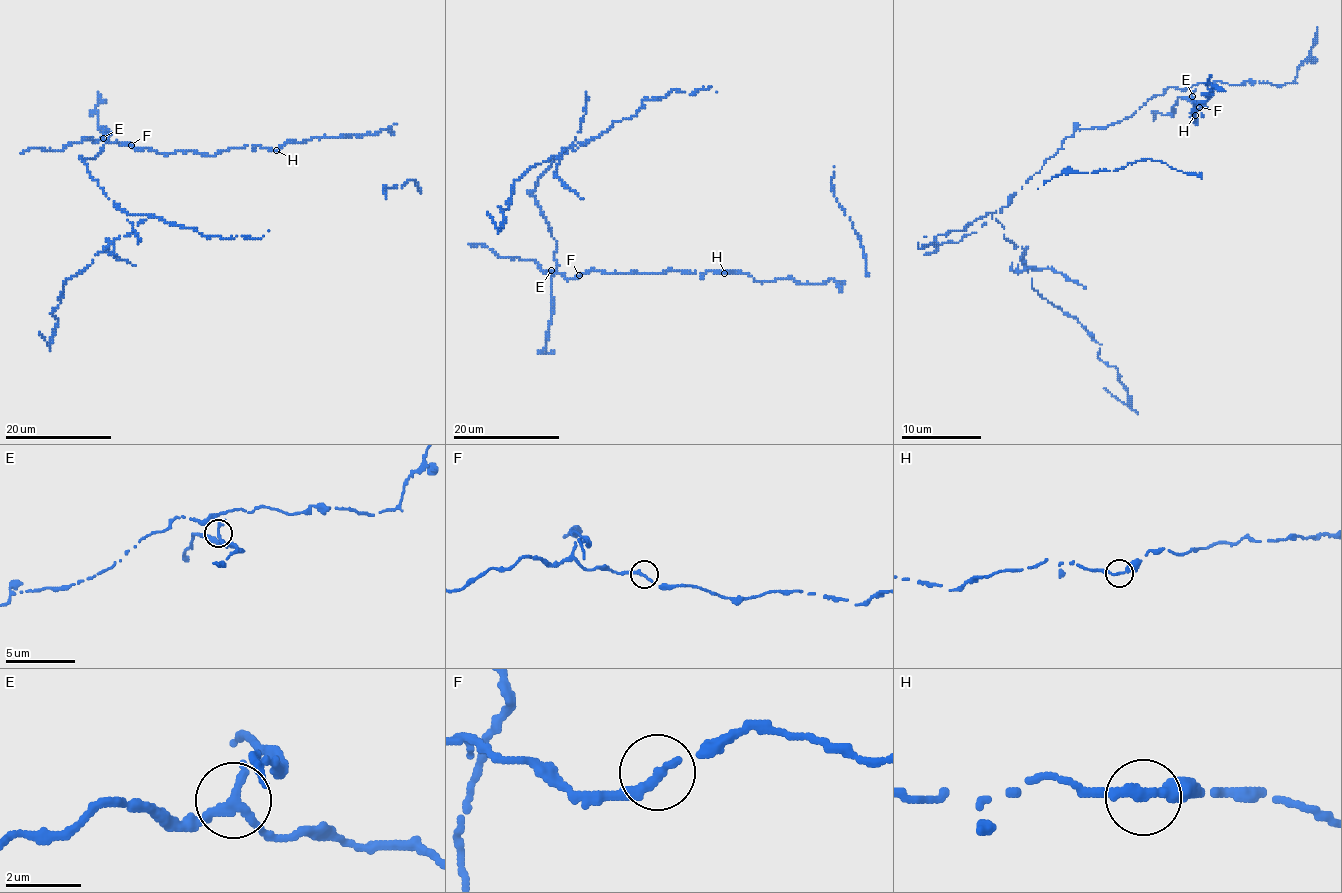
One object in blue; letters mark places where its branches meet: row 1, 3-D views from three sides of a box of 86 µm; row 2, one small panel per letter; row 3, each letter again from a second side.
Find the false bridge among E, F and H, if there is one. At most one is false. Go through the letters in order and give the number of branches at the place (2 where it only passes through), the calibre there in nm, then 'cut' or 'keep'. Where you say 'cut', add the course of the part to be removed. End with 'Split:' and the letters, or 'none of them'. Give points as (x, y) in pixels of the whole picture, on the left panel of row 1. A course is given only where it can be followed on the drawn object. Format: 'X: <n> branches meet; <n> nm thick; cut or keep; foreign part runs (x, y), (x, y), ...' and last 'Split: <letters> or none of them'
E: 2 branches meet; 280 nm thick; cut; foreign part runs (103, 138), (84, 162), (91, 177), (145, 219), (65, 281), (53, 337), (39, 333)
F: 2 branches meet; 240 nm thick; keep
H: 2 branches meet; 280 nm thick; keep
Split: E

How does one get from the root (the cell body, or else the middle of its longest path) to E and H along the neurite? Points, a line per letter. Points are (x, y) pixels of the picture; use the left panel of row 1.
E: (131, 146), (108, 143), (103, 138)
H: (131, 146), (163, 154), (195, 151), (211, 157), (244, 146), (276, 150)

